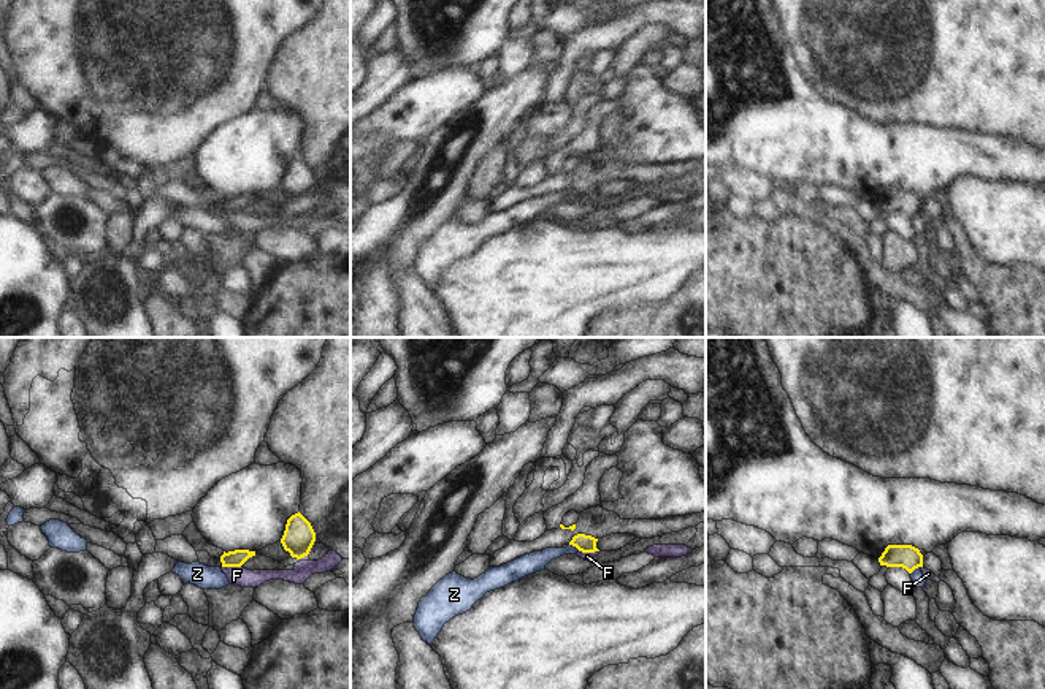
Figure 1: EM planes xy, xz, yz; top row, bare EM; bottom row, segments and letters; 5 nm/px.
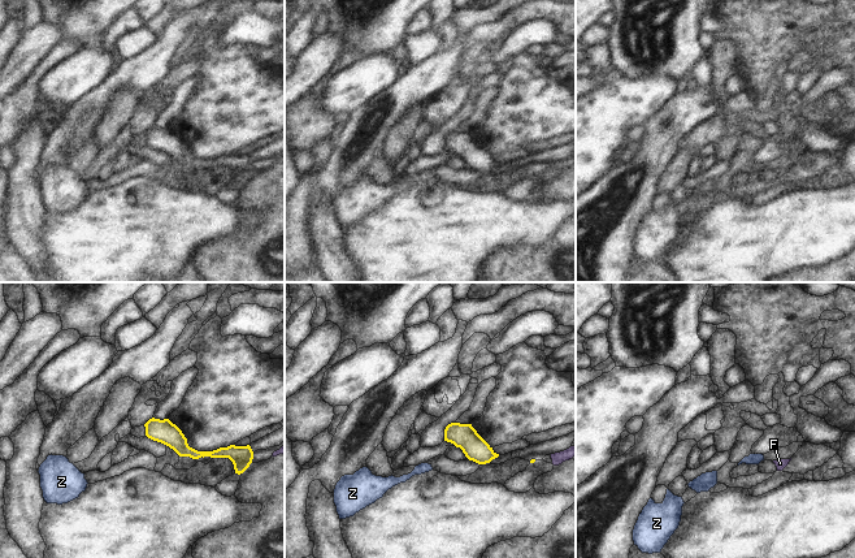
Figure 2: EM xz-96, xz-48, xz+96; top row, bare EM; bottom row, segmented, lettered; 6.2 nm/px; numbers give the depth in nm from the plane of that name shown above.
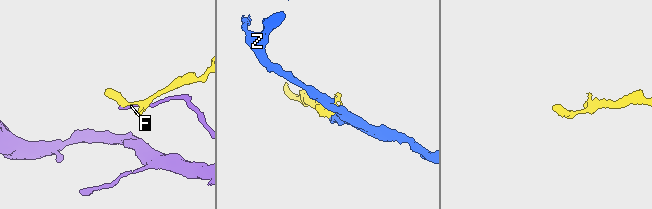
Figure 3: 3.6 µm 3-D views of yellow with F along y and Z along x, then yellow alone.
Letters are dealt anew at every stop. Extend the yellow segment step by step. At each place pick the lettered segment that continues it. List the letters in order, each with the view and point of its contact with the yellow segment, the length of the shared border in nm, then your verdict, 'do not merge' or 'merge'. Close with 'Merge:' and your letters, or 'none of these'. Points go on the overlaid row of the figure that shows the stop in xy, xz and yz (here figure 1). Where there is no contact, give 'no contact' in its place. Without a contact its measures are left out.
F: xy (232, 566) | 100 nm | do not merge
Z: yz (915, 567) | 70 nm | do not merge
Merge: none of these

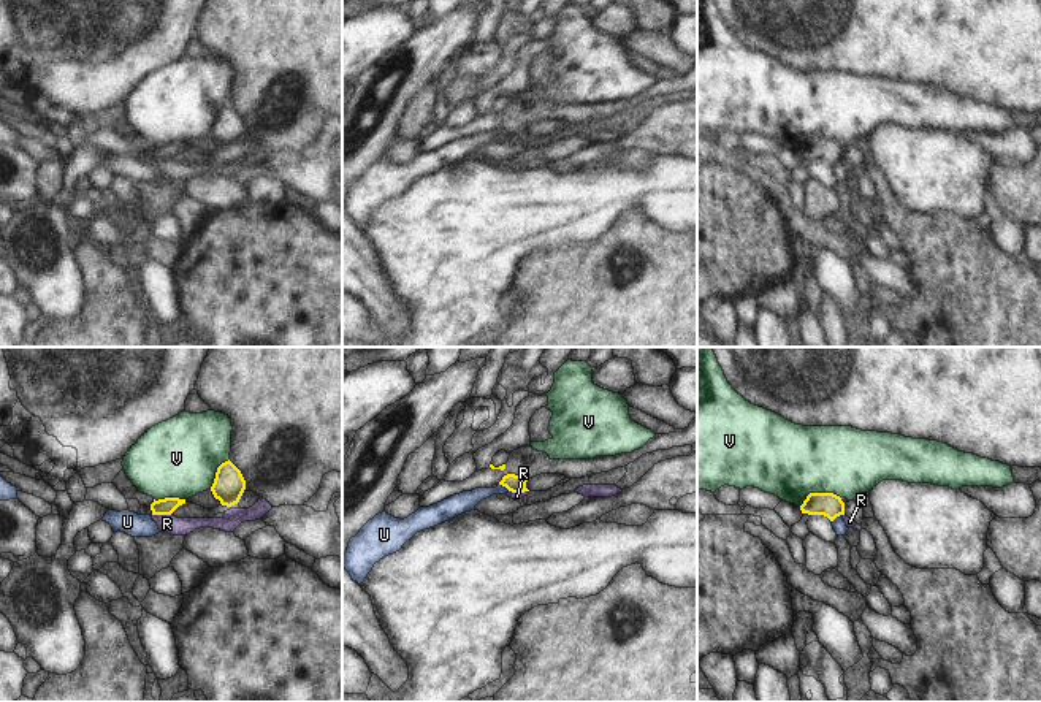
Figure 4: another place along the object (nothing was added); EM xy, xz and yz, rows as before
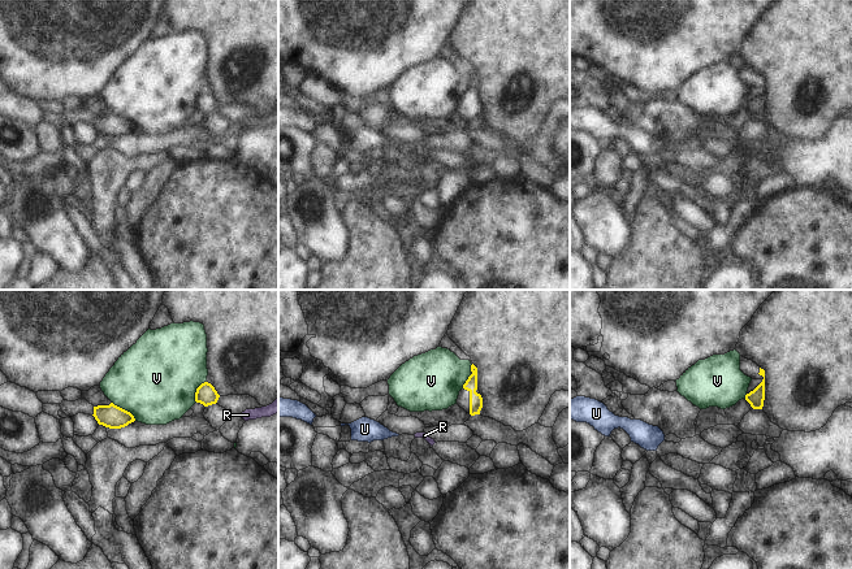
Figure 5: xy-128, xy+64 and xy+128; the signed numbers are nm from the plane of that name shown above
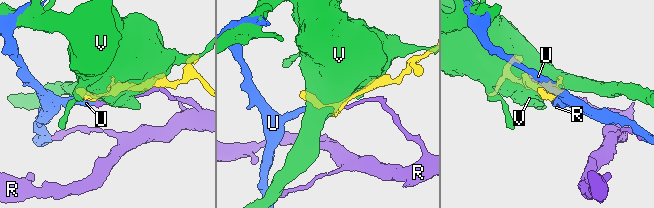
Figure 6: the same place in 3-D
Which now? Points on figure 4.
R: xy (162, 514) | 100 nm | do not merge
U: yz (837, 515) | 70 nm | do not merge
V: yz (818, 493) | 220 nm | do not merge
Merge: none of these

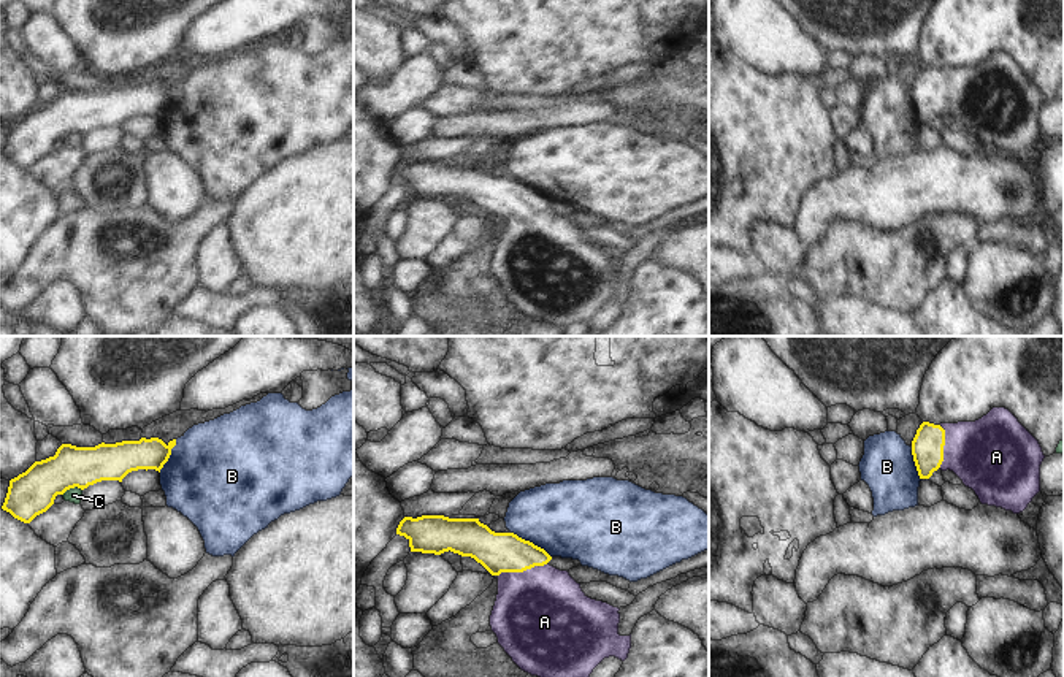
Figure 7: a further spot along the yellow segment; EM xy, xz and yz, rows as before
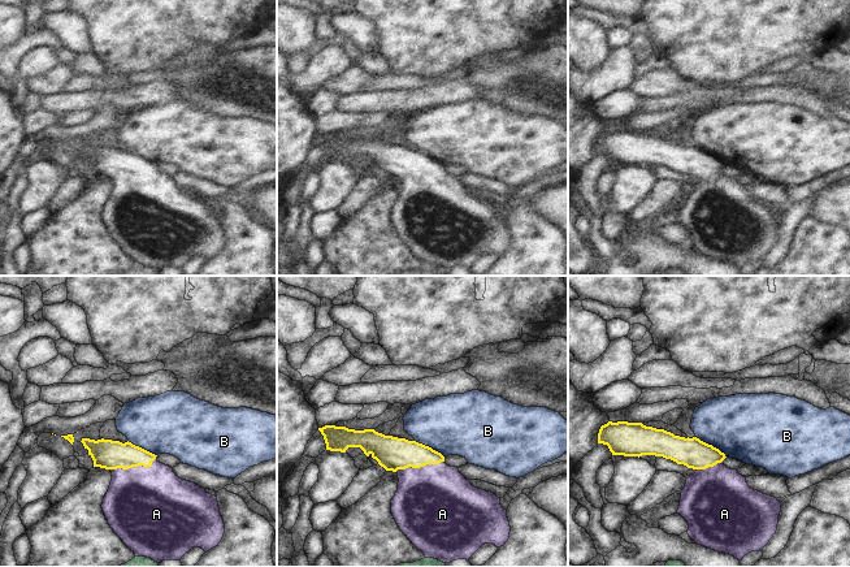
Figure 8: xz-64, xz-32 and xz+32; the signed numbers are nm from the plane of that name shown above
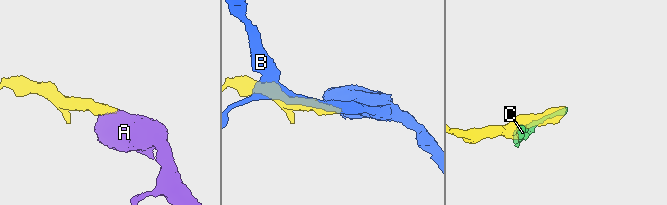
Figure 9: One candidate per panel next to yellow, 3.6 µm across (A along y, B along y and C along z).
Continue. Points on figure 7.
A: xz (522, 571) | 260 nm | merge
B: xz (532, 543) | 240 nm | do not merge
C: xy (72, 487) | 110 nm | do not merge
Merge: A

